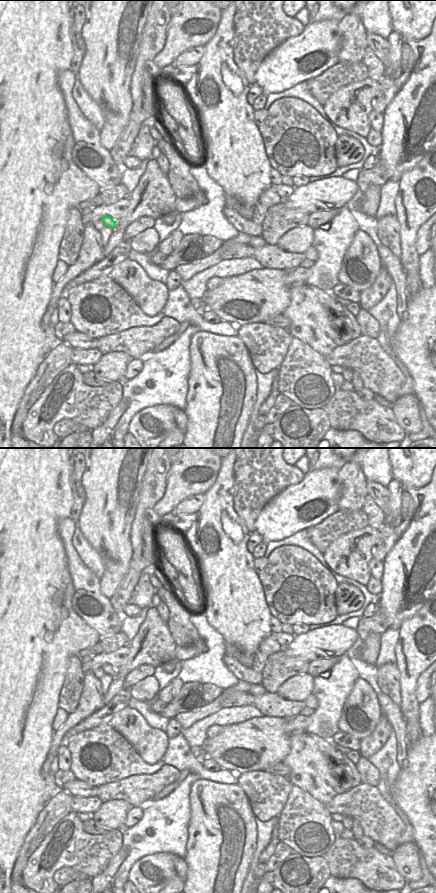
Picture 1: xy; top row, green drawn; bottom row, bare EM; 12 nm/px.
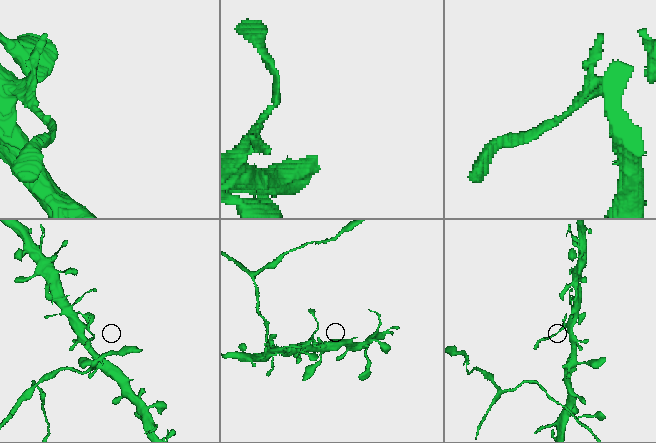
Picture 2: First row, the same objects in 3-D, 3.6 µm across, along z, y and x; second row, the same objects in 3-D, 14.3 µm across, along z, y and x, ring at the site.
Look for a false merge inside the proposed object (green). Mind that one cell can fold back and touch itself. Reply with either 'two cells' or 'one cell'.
two cells

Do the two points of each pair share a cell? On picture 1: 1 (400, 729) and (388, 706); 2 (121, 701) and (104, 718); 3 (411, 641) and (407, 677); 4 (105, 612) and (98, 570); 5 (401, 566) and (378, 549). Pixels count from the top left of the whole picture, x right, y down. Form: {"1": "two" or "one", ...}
{"1": "one", "2": "one", "3": "one", "4": "two", "5": "two"}

